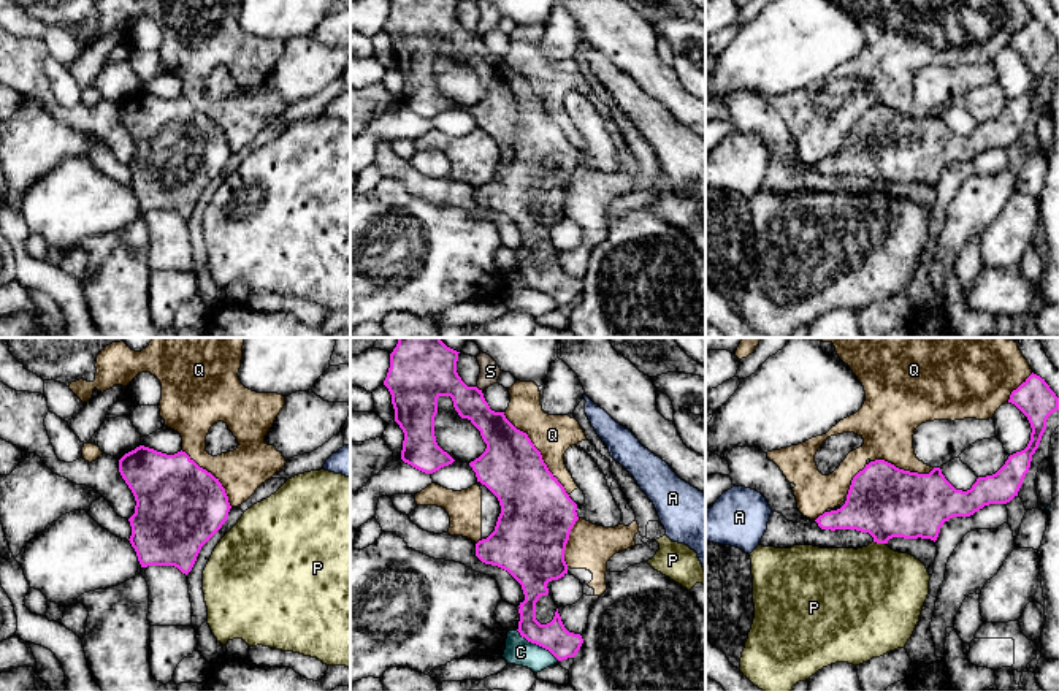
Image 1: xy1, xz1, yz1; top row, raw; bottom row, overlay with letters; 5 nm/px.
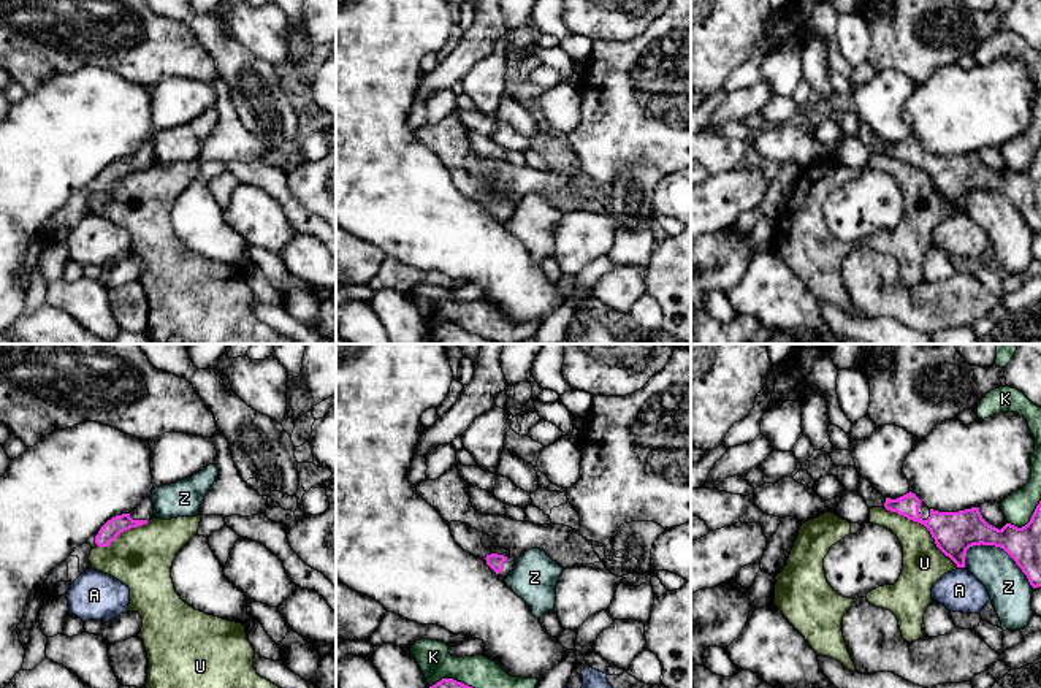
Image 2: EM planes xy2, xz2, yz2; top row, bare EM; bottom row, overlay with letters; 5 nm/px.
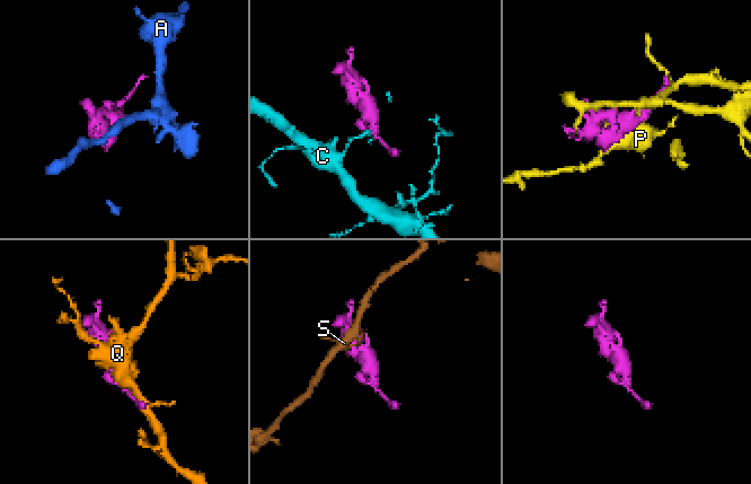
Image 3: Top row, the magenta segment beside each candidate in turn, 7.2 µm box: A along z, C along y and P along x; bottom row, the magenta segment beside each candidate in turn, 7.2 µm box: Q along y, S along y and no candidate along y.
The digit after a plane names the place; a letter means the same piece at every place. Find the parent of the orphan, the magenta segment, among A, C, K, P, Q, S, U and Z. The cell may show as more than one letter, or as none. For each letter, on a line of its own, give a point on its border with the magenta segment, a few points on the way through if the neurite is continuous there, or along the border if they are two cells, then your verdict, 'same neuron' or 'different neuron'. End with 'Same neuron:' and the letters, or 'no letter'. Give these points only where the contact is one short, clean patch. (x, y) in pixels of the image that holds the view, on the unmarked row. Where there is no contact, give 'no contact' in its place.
A: meets magenta in yz2 at (962, 211); border along yz2 (959, 211), (964, 213); different neuron
C: meets magenta in xz1 at (538, 289); different neuron
K: meets magenta in xz2 at (466, 330); different neuron
P: meets magenta in yz1 at (880, 187); border along yz1 (874, 186), (885, 189); different neuron
Q: meets magenta in xz1 at (539, 97); different neuron
S: meets magenta in xz1 at (477, 34); different neuron
U: meets magenta in yz2 at (926, 172); different neuron
Z: meets magenta in yz2 at (1003, 194); different neuron
Same neuron: no letter

